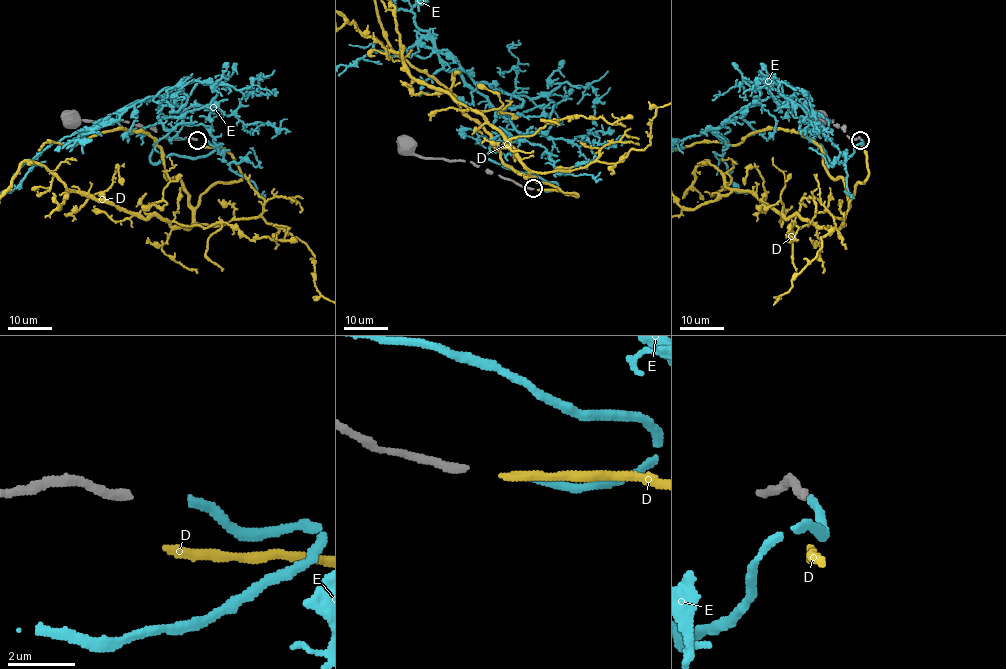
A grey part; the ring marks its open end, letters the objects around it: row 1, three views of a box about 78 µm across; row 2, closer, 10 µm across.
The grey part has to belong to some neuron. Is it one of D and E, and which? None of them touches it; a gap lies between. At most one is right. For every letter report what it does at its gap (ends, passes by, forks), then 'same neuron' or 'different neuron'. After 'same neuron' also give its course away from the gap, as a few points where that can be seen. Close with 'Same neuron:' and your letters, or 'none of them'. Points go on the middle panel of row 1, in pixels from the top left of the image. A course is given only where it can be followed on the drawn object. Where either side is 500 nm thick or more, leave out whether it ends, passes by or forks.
D: it ends there; different neuron
E: it ends there; same neuron; it runs (541, 189), (557, 185), (486, 156), (504, 132), (498, 111), (431, 49)
Same neuron: E

